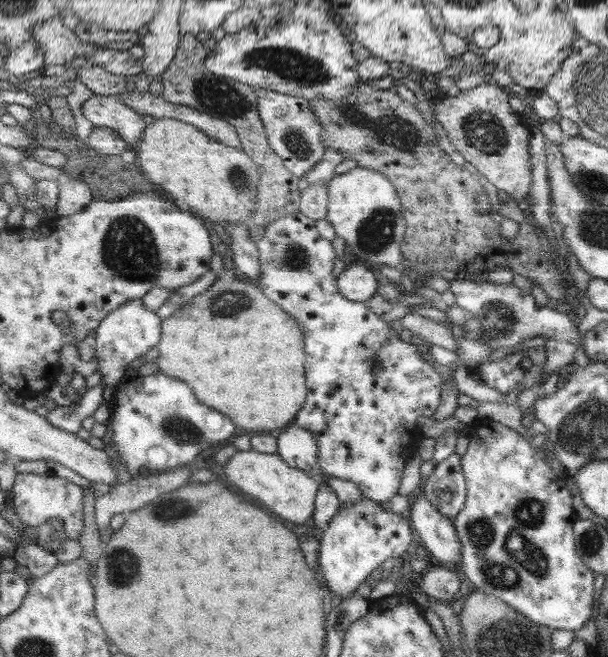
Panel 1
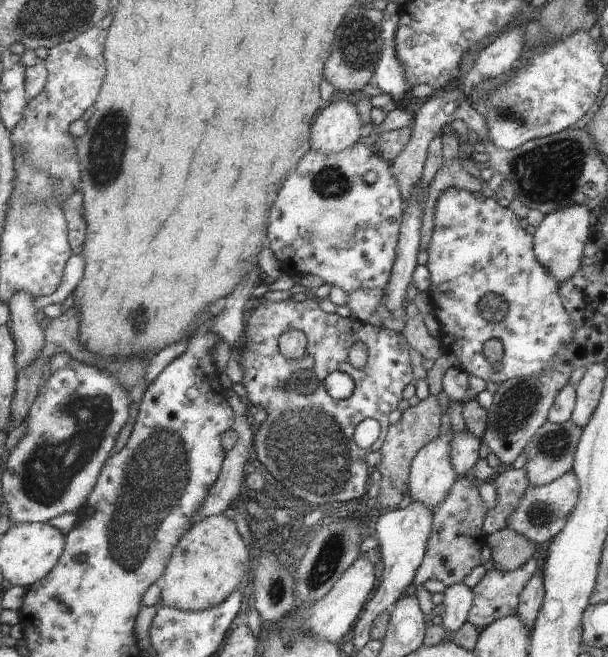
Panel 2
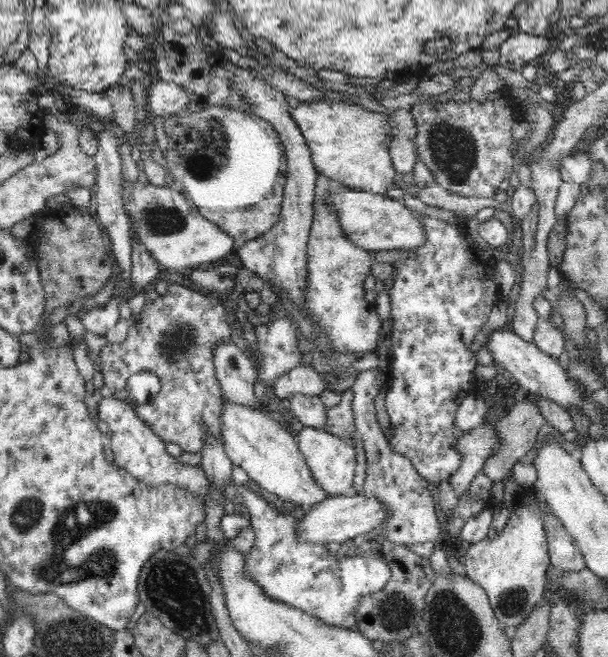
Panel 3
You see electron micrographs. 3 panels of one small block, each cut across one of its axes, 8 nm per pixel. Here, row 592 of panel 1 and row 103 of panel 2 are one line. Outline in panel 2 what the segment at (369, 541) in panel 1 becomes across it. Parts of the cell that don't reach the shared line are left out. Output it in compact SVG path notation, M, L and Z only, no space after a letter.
M347 100L325 104L311 130L313 149L322 153L340 153L361 142L367 129L361 126L361 116L355 106Z

